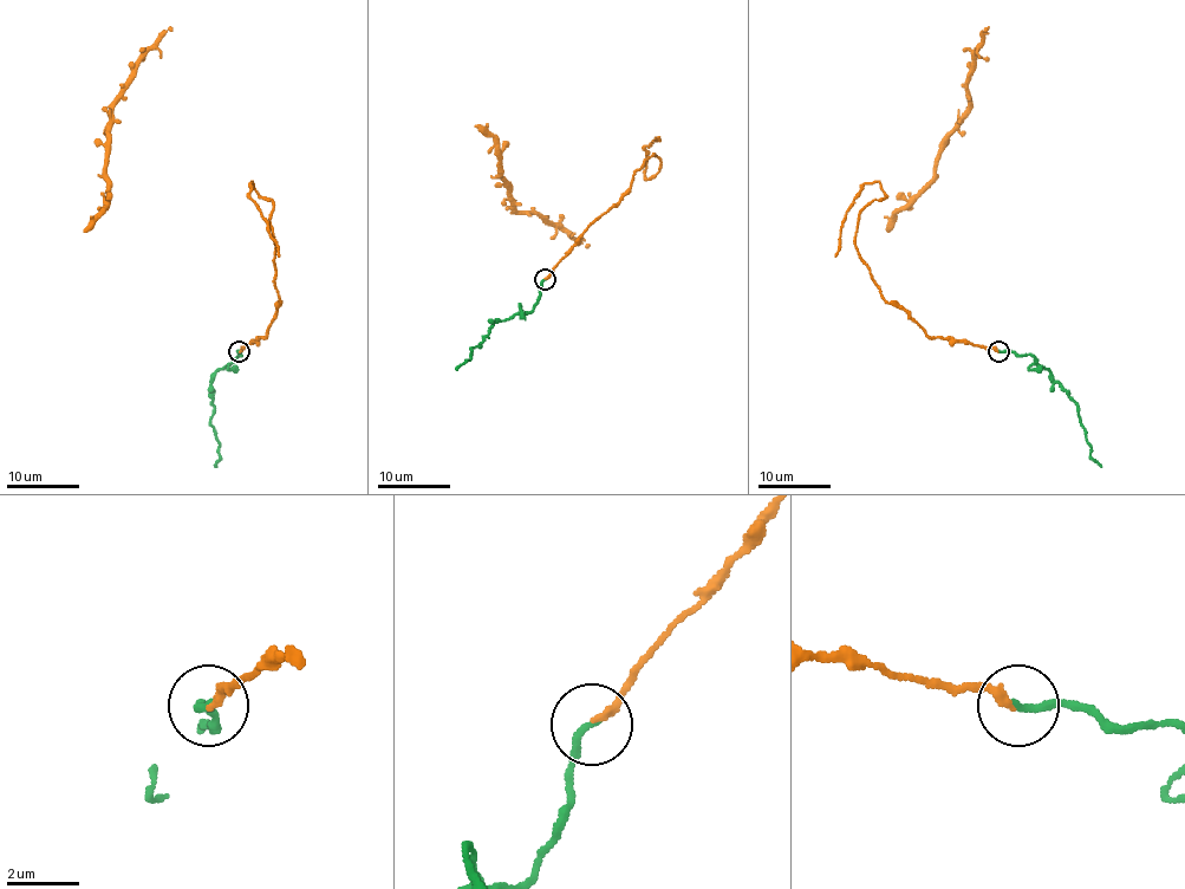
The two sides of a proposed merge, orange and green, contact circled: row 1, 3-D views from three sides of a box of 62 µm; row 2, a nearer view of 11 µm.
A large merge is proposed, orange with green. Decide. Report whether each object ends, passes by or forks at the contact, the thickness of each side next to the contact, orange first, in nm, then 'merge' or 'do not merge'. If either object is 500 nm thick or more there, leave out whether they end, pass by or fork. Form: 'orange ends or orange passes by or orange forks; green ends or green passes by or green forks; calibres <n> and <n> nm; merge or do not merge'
orange ends; green ends; calibres 200 and 240 nm; merge

